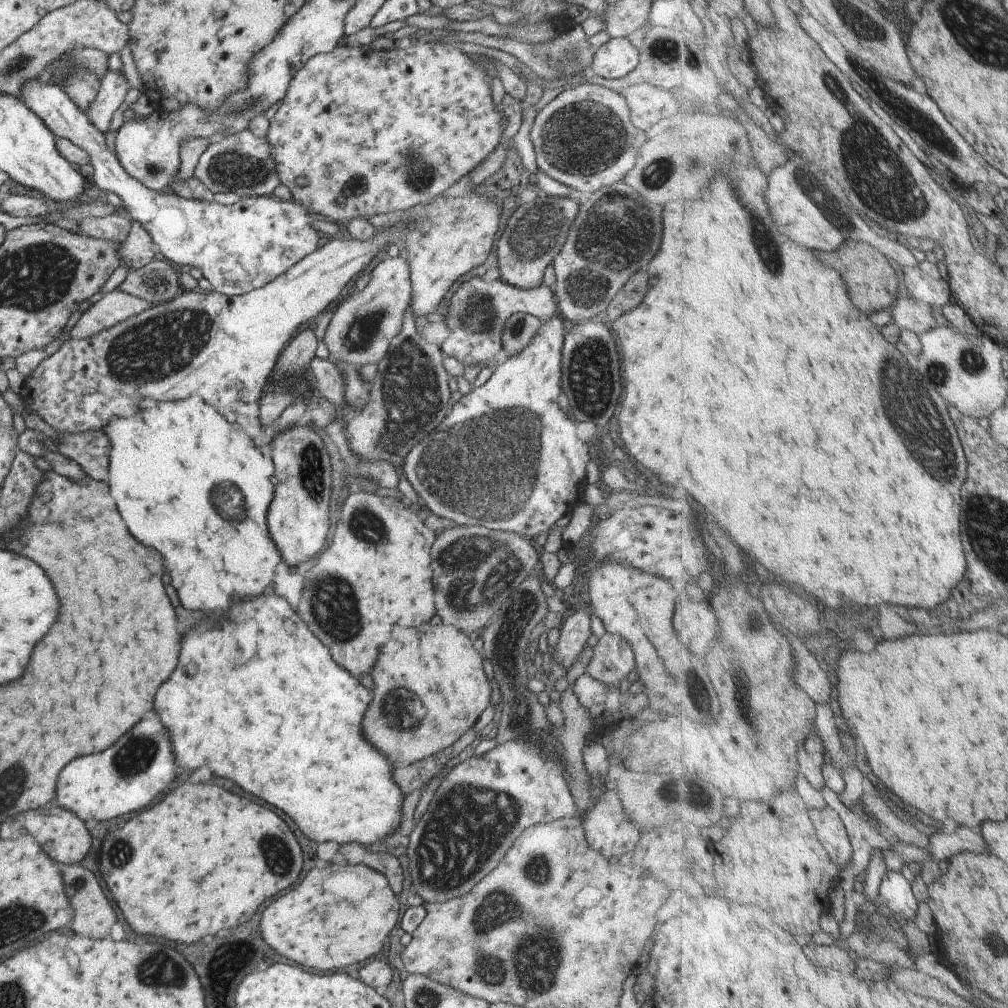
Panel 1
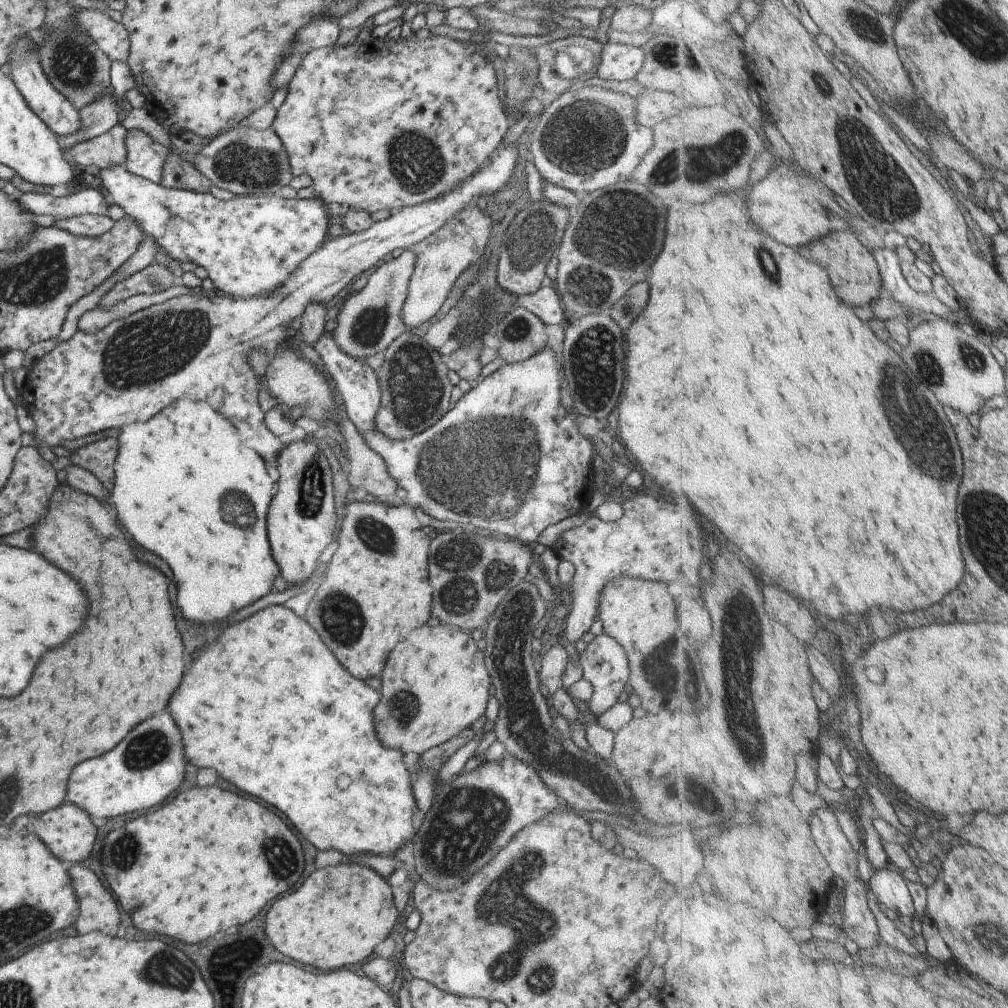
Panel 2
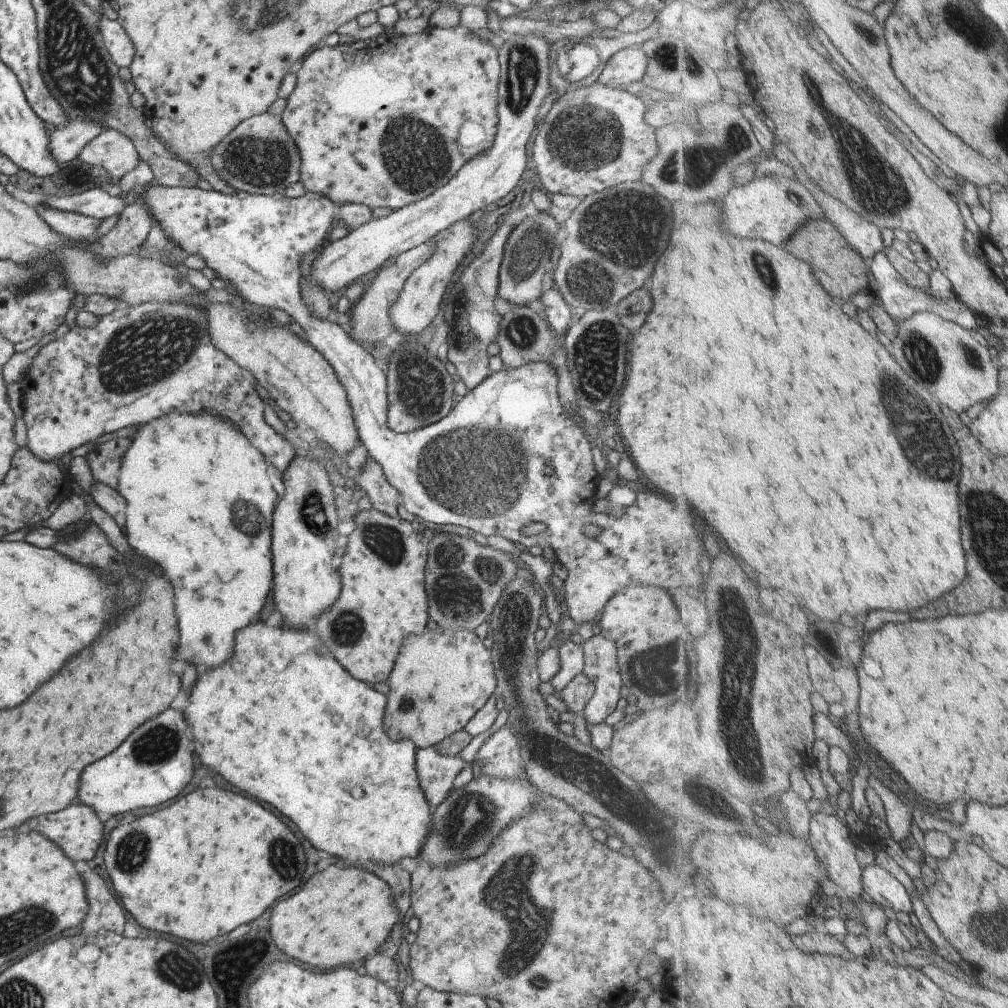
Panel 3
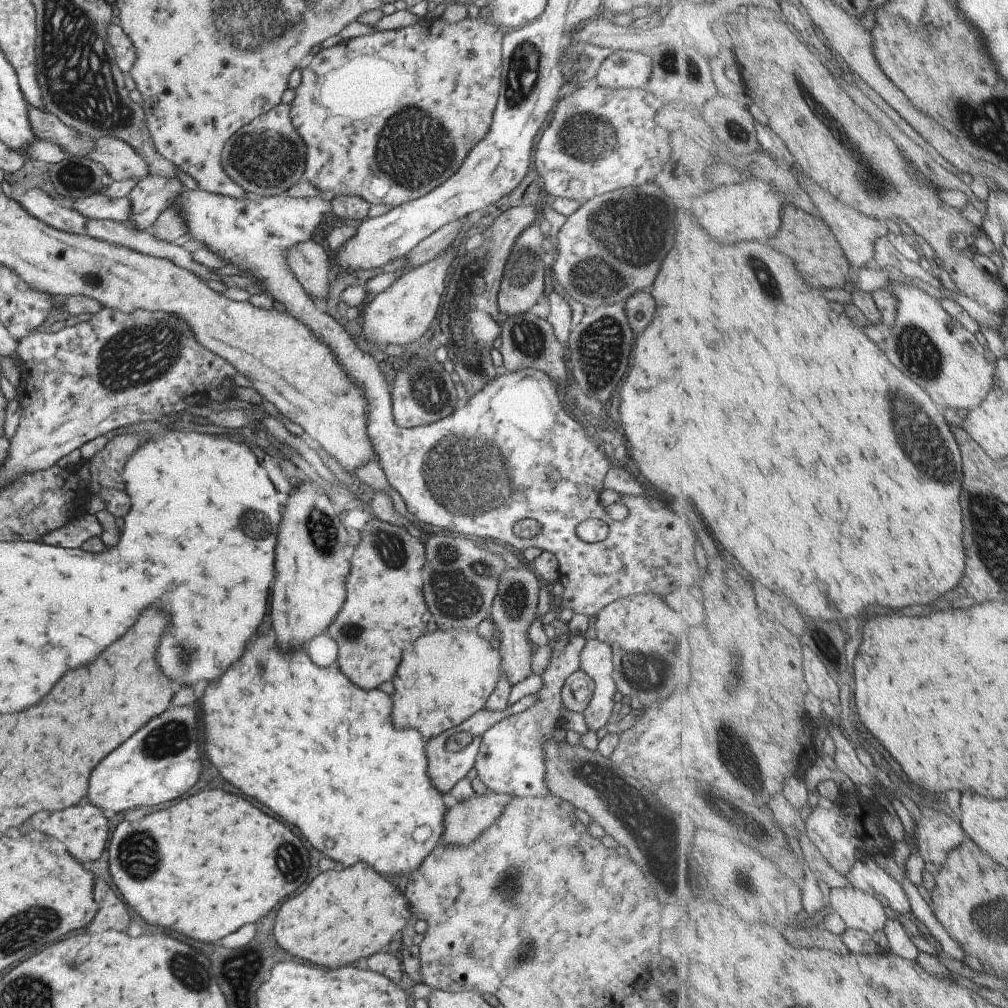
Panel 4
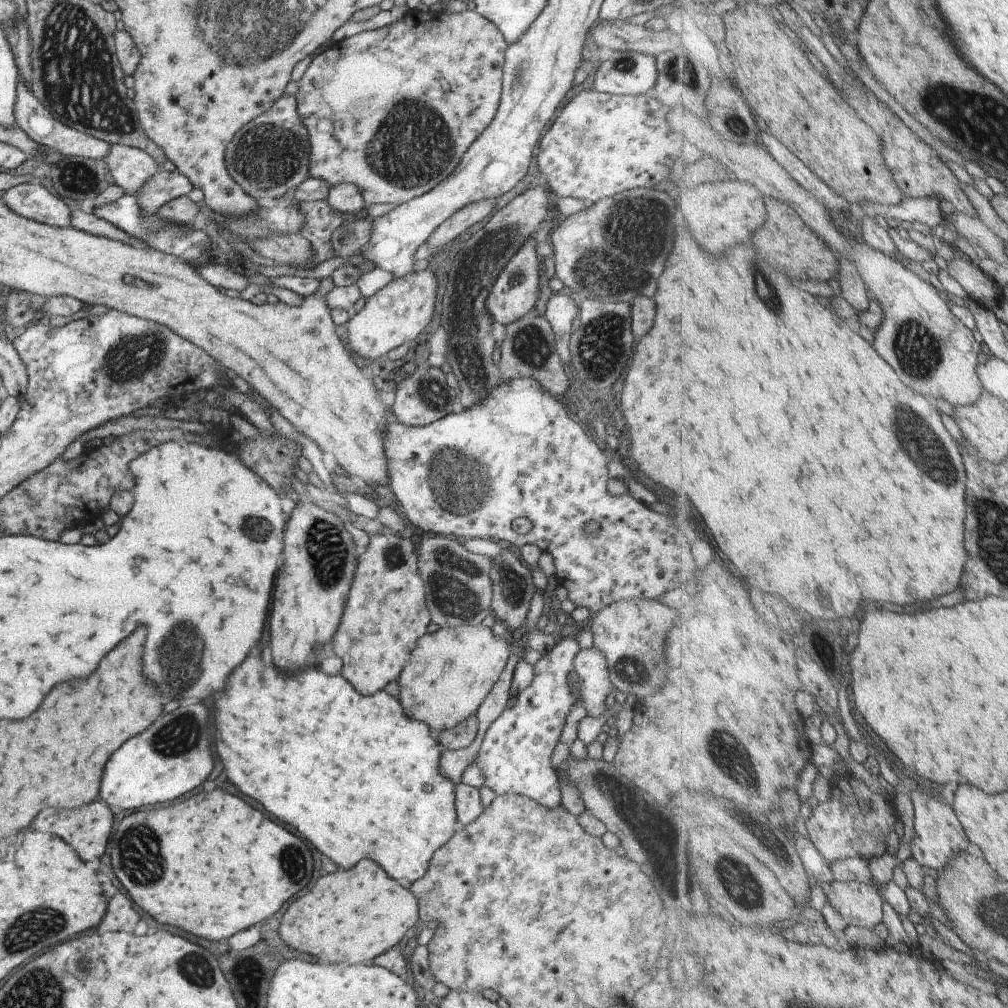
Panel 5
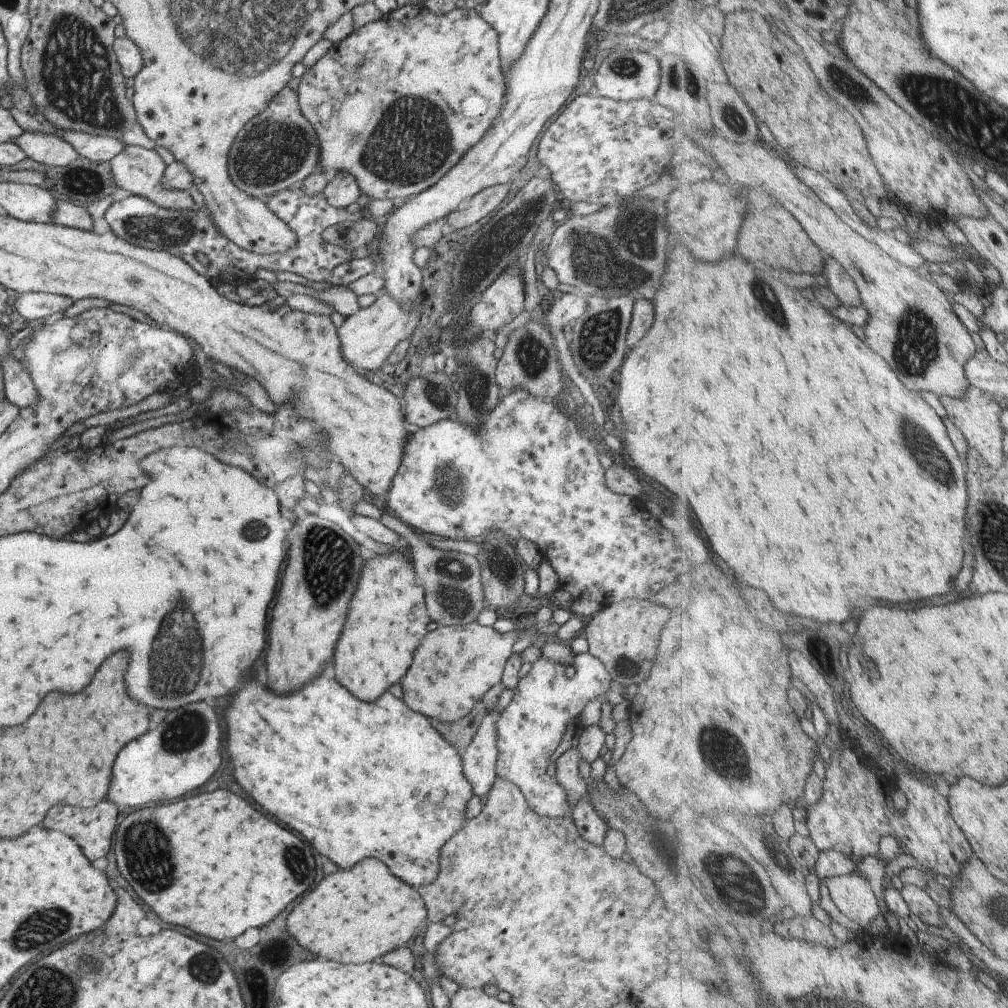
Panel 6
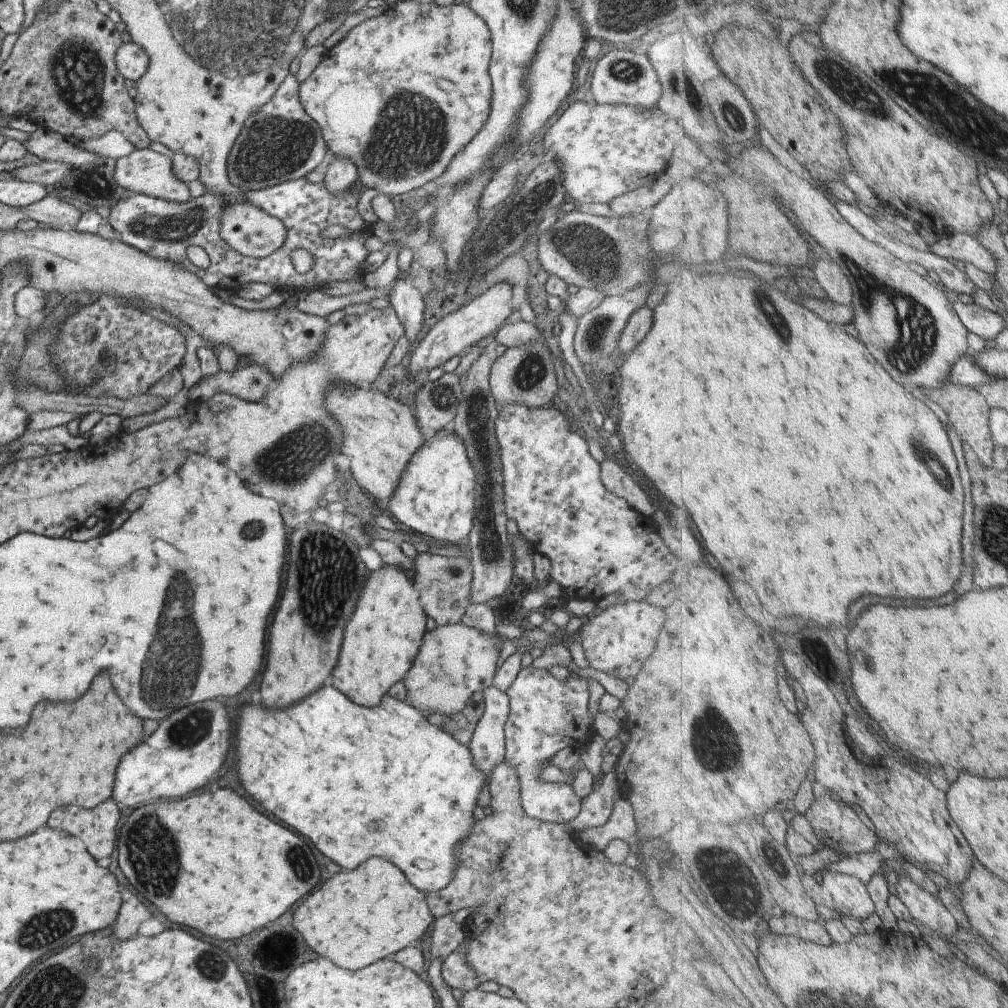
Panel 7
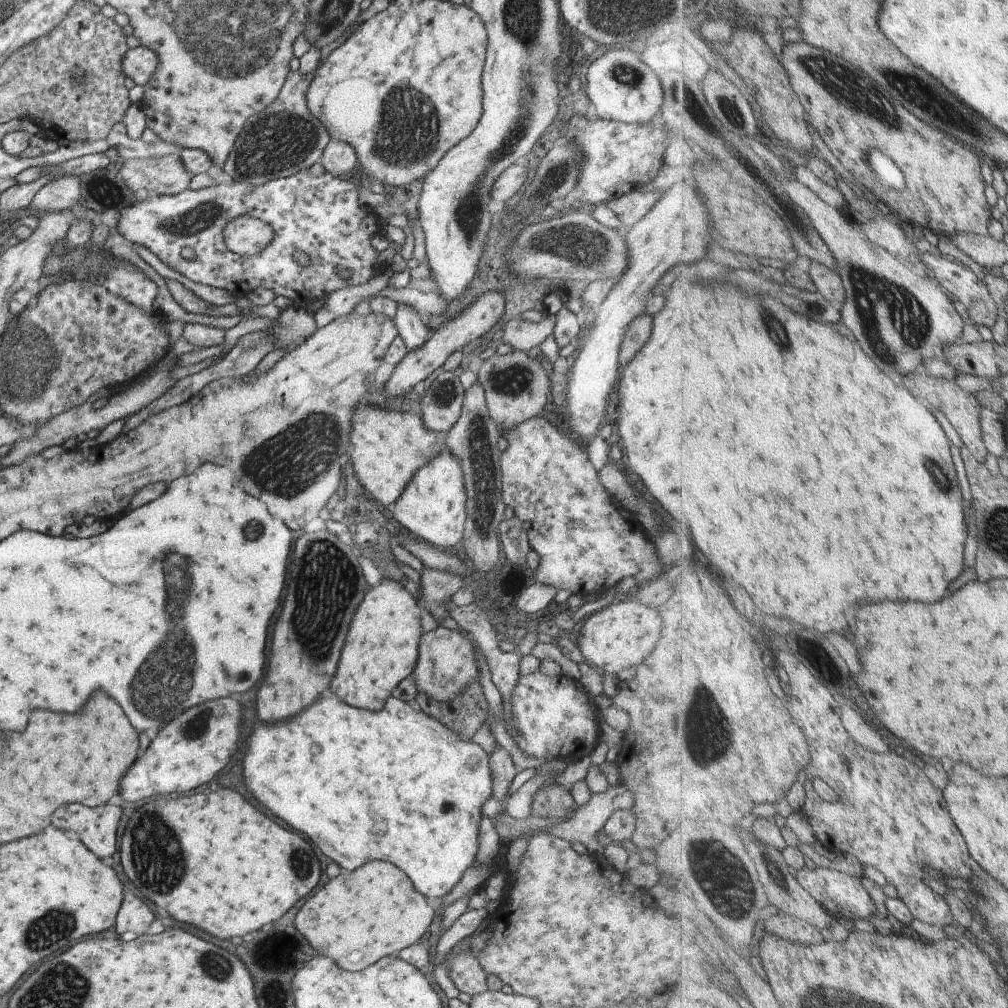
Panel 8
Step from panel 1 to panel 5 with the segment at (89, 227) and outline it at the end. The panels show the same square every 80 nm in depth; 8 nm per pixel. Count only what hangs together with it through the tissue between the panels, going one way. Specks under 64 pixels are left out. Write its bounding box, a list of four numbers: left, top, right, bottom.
[1,181,72,228]

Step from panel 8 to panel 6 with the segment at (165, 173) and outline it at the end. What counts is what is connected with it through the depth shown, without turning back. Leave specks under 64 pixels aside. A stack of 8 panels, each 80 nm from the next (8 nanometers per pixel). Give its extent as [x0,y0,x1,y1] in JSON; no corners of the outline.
[110,145,194,211]

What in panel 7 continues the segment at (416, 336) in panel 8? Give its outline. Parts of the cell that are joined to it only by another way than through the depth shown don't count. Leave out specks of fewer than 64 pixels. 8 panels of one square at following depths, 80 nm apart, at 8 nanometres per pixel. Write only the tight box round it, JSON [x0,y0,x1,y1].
[385,270,424,343]

